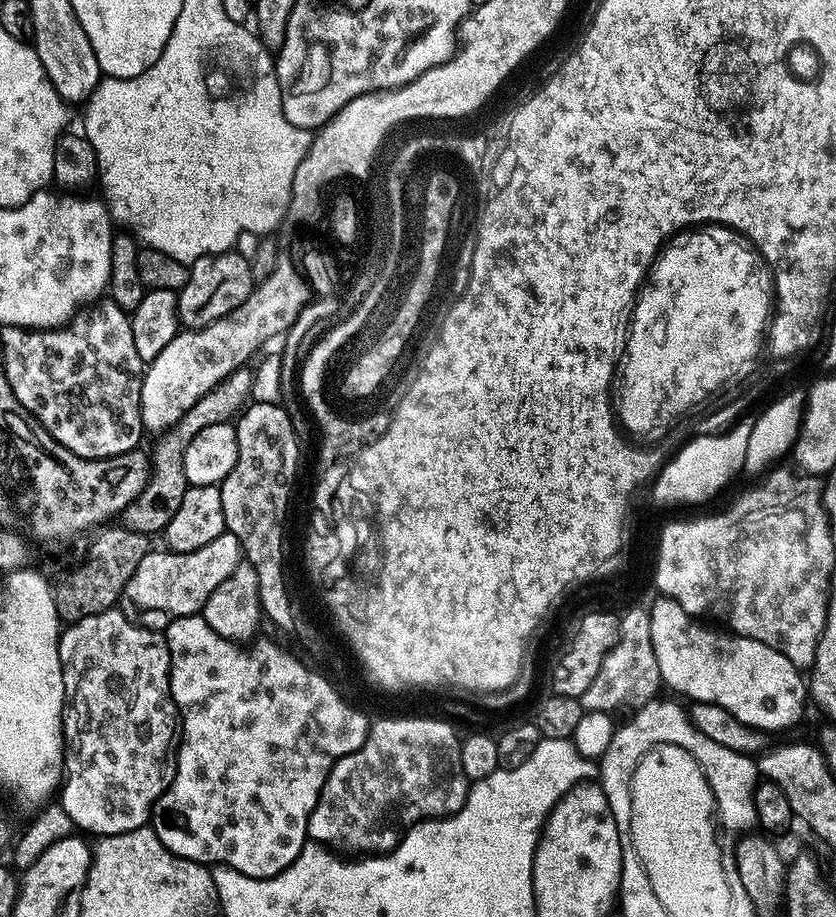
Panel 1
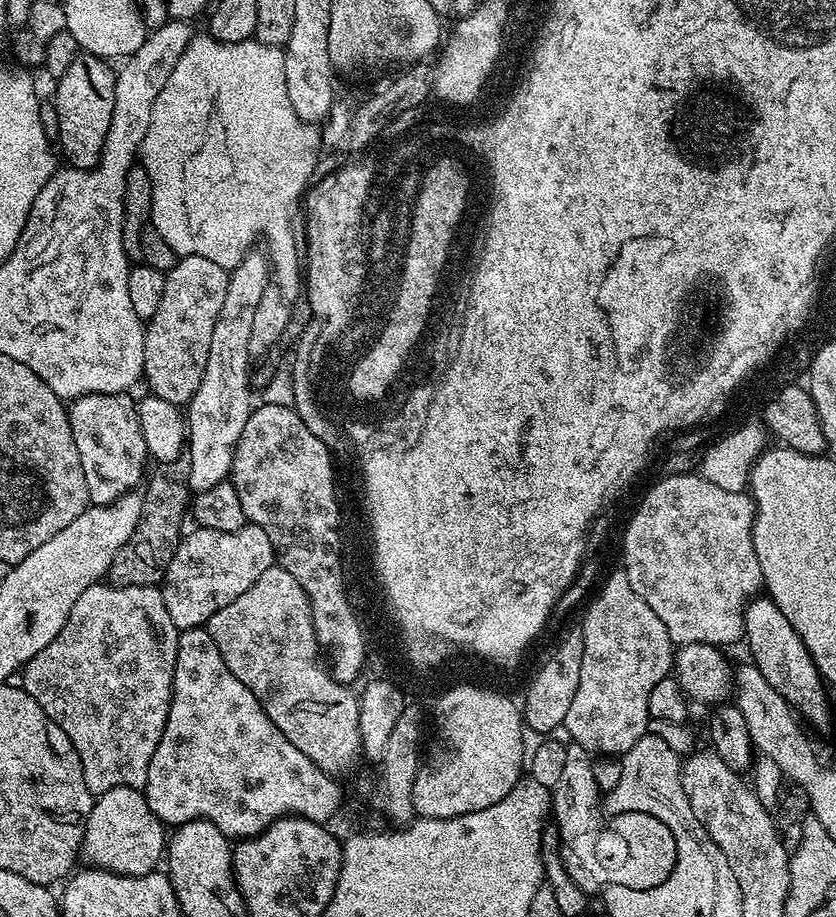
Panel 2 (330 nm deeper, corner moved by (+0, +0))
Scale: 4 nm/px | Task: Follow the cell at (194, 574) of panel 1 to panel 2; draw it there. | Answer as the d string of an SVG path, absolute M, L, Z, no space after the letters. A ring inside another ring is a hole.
M245 523L238 530L223 532L222 530L206 530L205 528L193 527L193 532L181 539L180 545L172 556L170 566L166 570L162 581L160 593L166 602L166 614L170 614L170 622L178 630L196 630L199 626L207 625L211 616L218 614L222 606L230 606L238 594L246 594L254 582L258 582L260 575L266 569L273 567L274 553L270 538L266 538L266 530L258 526Z

